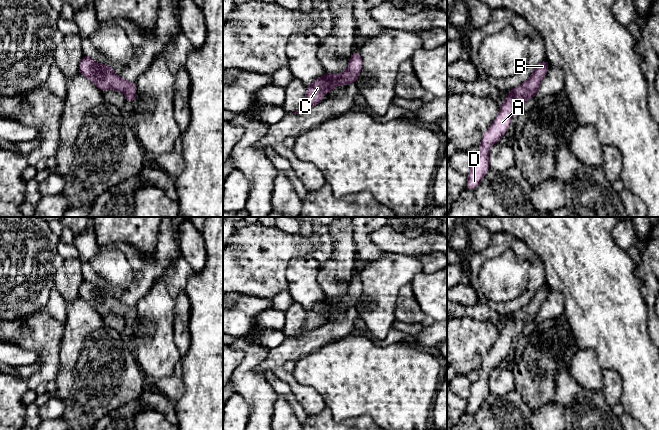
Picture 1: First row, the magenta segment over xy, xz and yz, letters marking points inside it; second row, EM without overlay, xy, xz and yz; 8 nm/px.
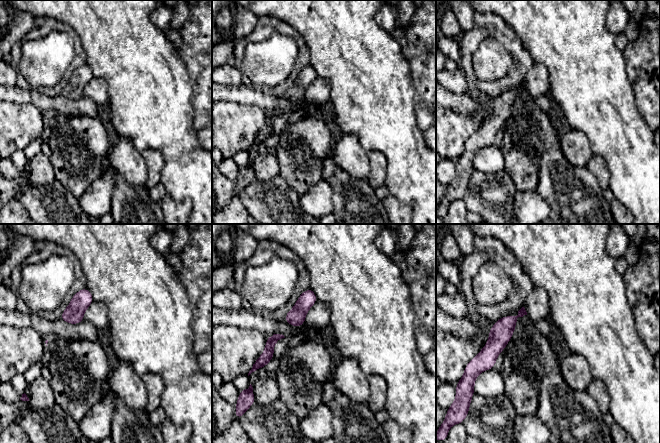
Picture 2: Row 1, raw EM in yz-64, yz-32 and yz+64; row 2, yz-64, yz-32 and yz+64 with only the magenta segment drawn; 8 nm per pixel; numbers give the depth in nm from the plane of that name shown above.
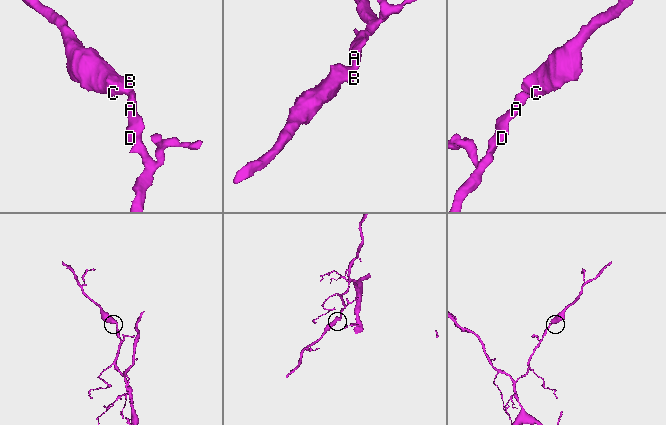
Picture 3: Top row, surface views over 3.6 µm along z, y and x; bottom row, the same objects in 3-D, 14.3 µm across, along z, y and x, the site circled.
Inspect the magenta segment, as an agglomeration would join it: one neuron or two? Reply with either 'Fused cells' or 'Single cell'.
Single cell

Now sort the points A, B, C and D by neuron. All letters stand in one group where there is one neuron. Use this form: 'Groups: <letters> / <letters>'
Groups: A B C D

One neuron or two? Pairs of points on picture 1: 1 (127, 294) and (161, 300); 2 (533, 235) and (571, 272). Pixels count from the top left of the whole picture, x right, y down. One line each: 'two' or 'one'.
1: two
2: one

